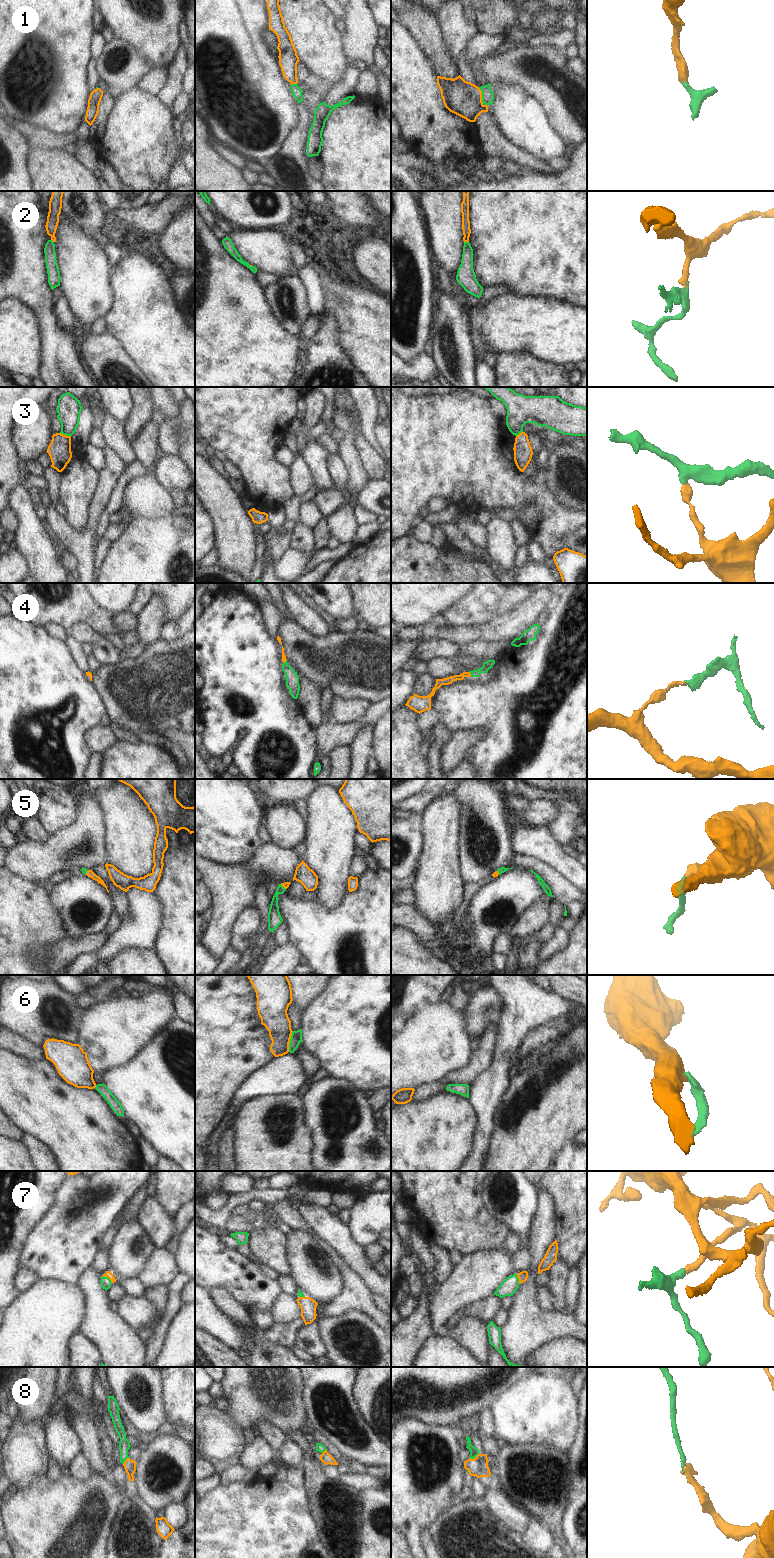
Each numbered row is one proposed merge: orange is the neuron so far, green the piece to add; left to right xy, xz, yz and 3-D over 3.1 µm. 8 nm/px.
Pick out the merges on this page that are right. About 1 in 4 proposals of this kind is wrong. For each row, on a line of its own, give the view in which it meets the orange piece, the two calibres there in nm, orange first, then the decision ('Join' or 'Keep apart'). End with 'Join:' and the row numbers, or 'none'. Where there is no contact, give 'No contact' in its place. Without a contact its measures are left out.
1: Touches orange in yz. Thickness 280 nm (orange) against 100 nm. Join
2: Touches orange in yz. Thickness 70 nm (orange) against 130 nm. Join
3: Touches orange in xy. Thickness 190 nm (orange) against 190 nm. Keep apart
4: Touches orange in yz. Thickness 60 nm (orange) against 70 nm. Join
5: Touches orange in xz. Thickness 50 nm (orange) against 100 nm. Join
6: Touches orange in xz. Thickness 220 nm (orange) against 90 nm. Keep apart
7: Touches orange in xy. Thickness 50 nm (orange) against 90 nm. Join
8: Touches orange in yz. Thickness 150 nm (orange) against 70 nm. Join
Join: 1, 2, 4, 5, 7, 8

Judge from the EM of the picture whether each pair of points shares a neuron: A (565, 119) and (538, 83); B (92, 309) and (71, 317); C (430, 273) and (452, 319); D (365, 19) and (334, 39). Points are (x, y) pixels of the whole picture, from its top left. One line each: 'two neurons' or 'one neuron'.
A: one neuron
B: two neurons
C: two neurons
D: two neurons

